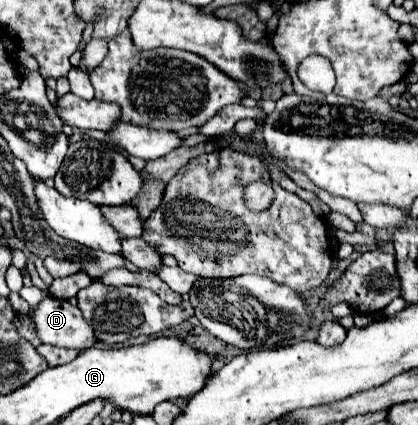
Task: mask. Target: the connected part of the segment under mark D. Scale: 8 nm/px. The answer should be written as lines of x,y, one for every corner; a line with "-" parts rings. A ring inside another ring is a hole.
44,298
32,316
36,324
38,338
44,344
86,350
92,348
98,340
94,336
92,326
84,322
78,306
72,306
68,300

